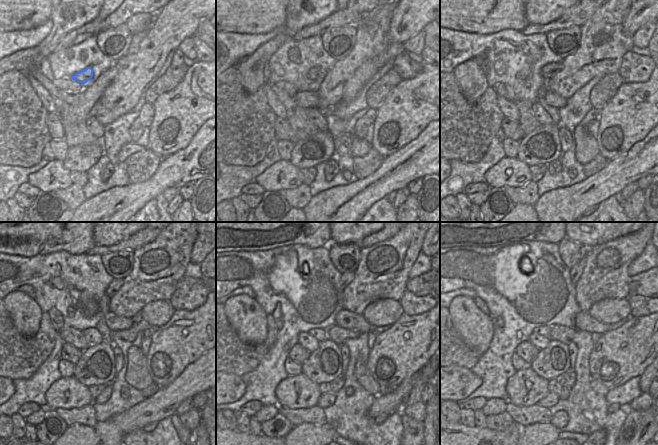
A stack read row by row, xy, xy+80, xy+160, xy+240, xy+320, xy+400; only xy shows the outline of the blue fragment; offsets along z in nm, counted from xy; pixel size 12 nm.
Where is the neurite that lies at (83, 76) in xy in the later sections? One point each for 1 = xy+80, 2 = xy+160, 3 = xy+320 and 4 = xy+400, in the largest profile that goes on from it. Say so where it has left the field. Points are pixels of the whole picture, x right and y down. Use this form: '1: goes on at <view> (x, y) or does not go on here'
1: goes on at xy+80 (313, 73)
2: goes on at xy+160 (548, 71)
3: goes on at xy+320 (346, 278)
4: goes on at xy+400 (575, 272)

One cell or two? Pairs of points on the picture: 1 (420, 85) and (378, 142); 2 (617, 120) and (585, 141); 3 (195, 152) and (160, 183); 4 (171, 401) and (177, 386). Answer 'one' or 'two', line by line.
1: one
2: two
3: one
4: one

